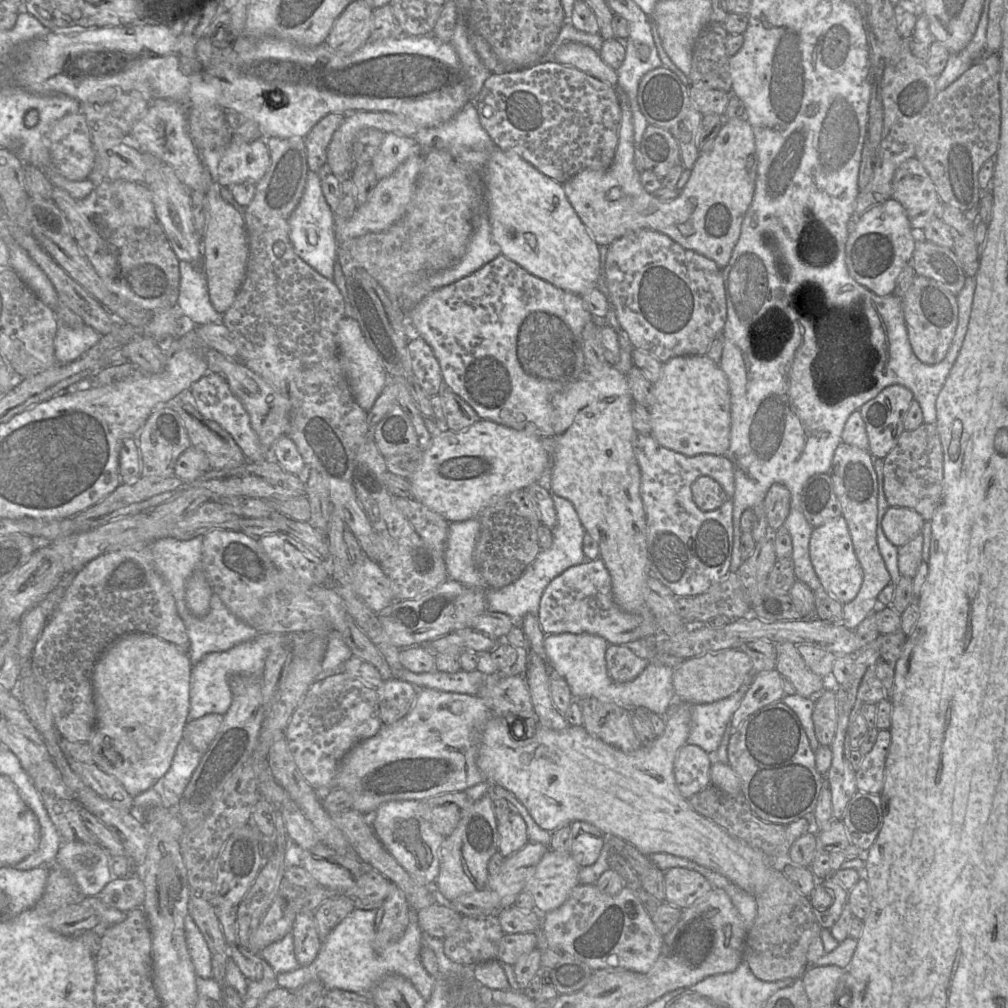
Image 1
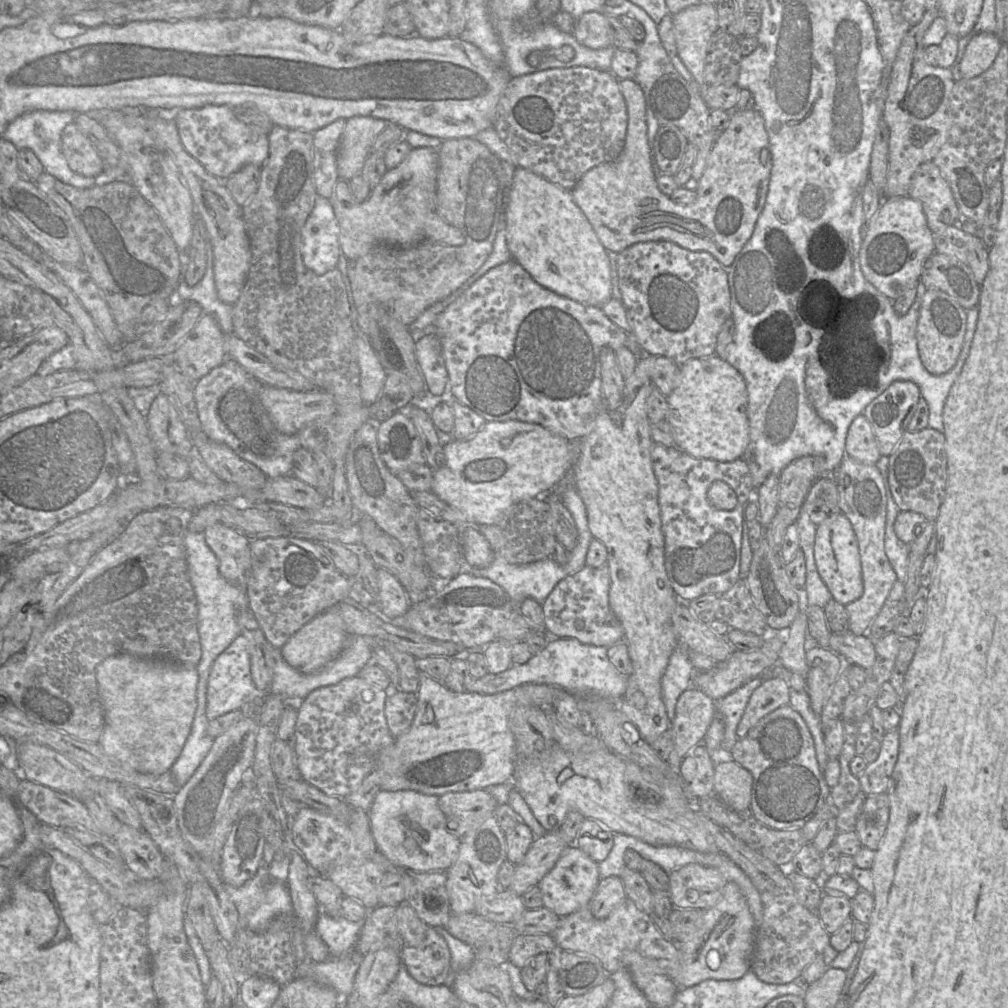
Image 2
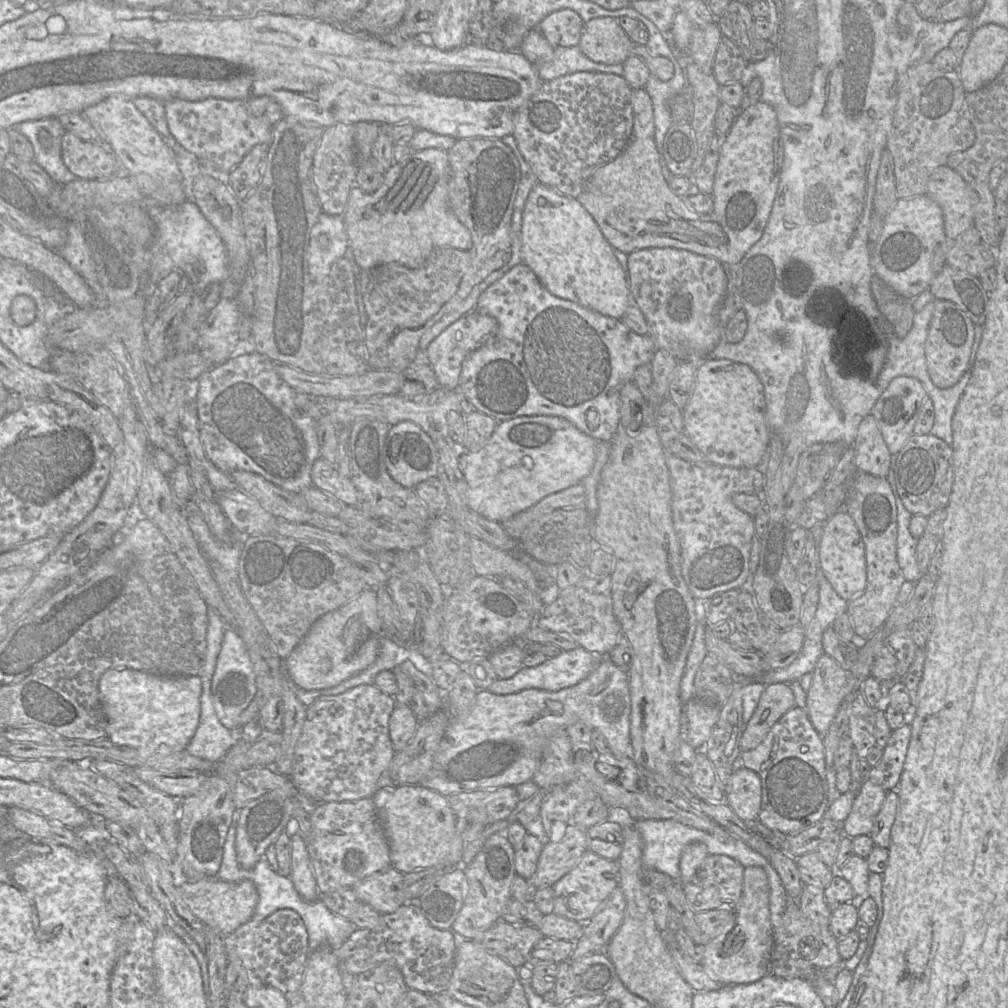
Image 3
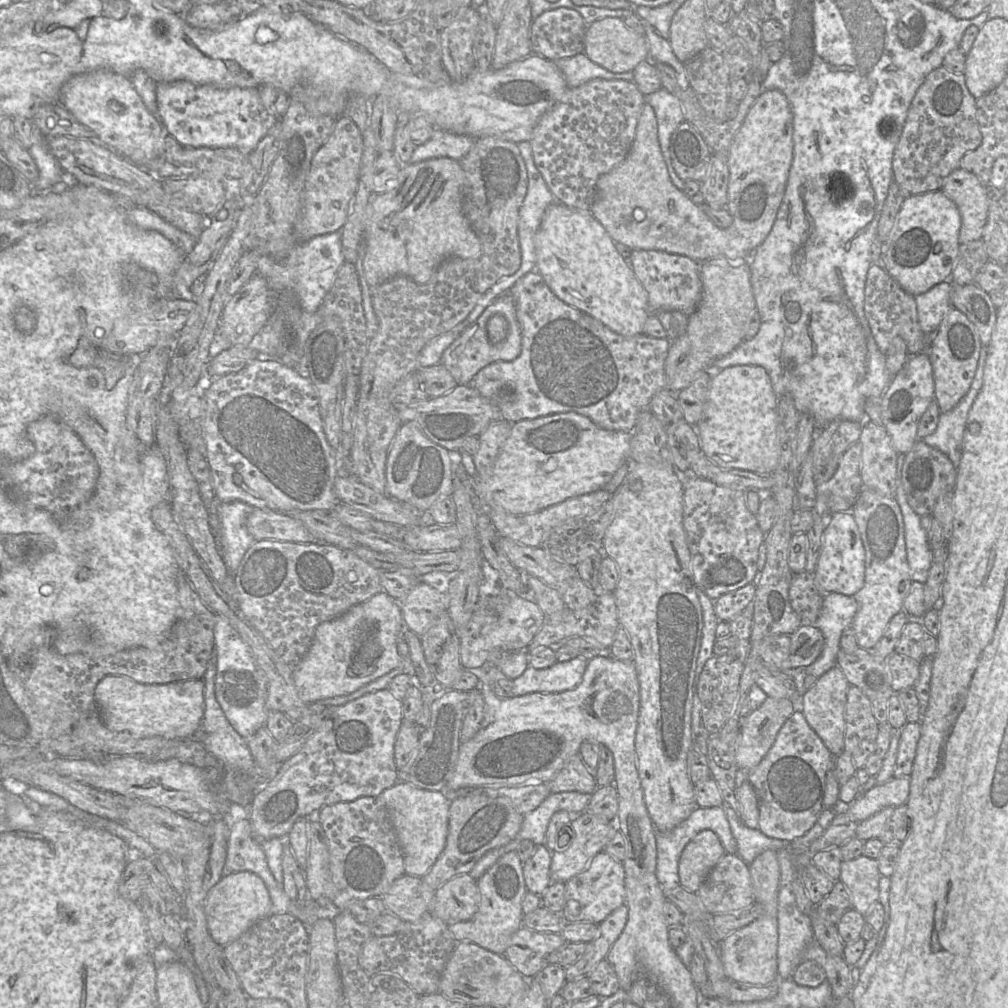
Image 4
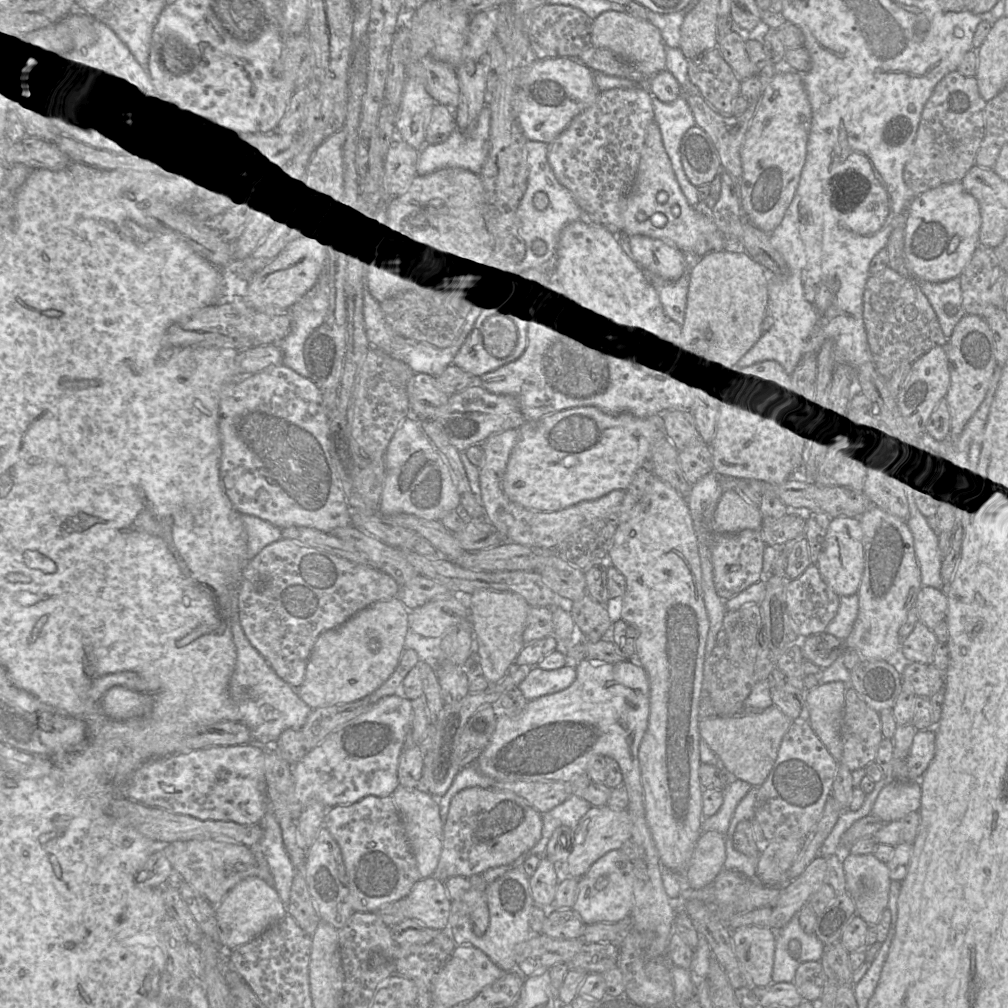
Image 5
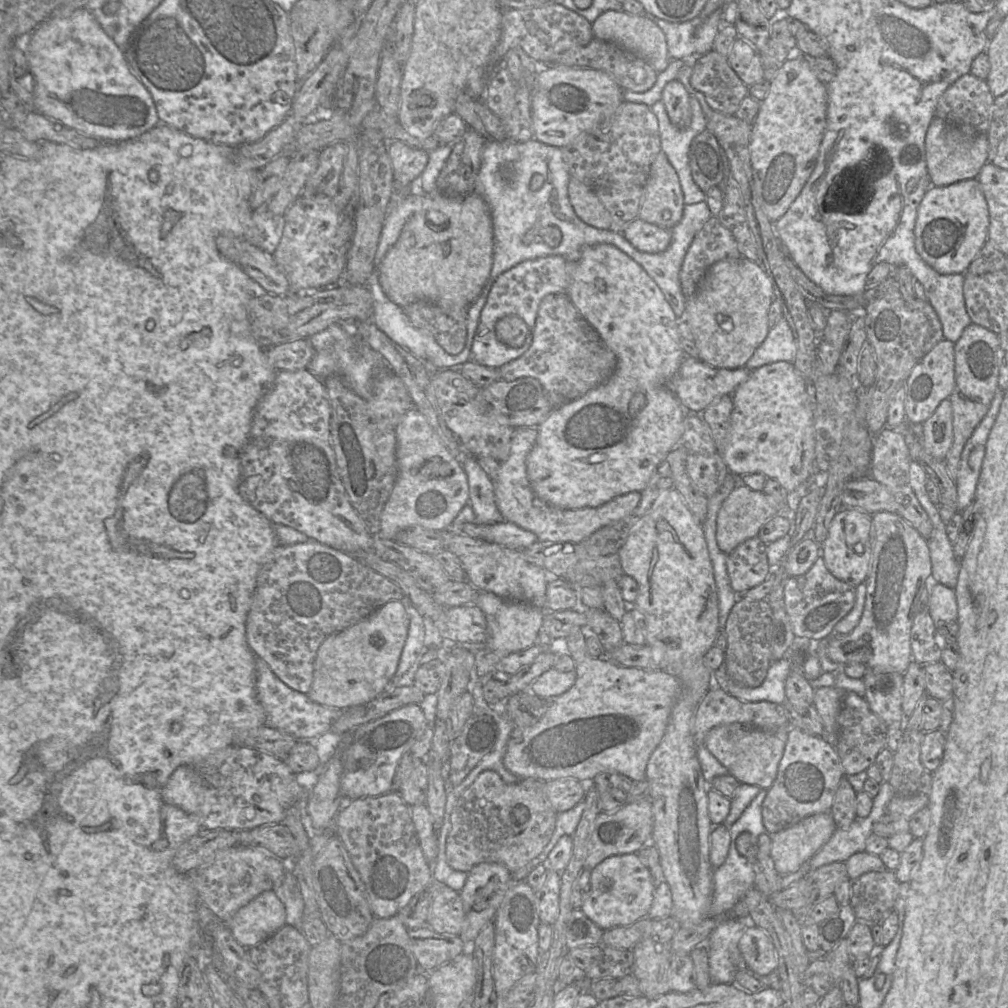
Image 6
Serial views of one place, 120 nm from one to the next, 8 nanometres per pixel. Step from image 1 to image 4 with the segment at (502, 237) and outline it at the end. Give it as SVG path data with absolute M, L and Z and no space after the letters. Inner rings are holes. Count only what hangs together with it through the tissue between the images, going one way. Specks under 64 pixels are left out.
M555 201L545 210L541 226L534 237L536 269L550 290L564 303L597 319L622 336L643 334L644 324L651 313L648 295L632 267L616 249L616 244L603 225L590 211L572 209Z

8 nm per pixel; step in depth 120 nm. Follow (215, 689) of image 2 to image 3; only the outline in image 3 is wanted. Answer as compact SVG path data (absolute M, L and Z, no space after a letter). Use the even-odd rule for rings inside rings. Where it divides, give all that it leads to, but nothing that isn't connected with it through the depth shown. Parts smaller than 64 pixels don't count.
M227 628L224 632L211 682L212 701L219 721L229 730L236 730L241 727L239 716L253 701L256 692L254 669L245 643L238 630Z

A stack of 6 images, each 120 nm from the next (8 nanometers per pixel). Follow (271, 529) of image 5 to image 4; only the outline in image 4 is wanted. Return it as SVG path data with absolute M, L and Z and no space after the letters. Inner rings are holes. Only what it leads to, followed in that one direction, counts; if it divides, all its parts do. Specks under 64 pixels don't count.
M241 501L216 502L214 507L209 507L209 512L215 511L219 518L219 549L225 566L232 574L236 572L245 552L255 542L246 527L247 515L253 508Z

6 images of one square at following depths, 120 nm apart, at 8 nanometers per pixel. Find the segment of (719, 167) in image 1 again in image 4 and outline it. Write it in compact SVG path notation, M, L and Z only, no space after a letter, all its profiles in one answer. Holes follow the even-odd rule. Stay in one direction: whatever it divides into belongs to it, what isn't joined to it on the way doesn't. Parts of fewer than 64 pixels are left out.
M776 89L764 90L749 110L730 146L727 158L730 171L727 210L733 217L733 223L729 228L721 229L708 218L700 206L693 203L671 181L658 140L655 111L645 103L627 157L614 169L598 178L595 200L590 212L615 243L622 243L631 250L660 250L684 255L697 262L713 258L749 262L750 257L771 232L785 195L794 153L793 130L794 114L786 96Z

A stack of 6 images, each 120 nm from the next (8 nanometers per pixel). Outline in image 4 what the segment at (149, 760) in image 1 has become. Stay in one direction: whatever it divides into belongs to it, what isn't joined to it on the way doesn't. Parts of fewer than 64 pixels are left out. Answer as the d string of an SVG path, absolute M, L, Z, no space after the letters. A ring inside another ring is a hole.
M107 675L95 688L95 700L104 724L113 732L143 738L189 738L197 733L204 713L202 679L166 684L142 684L124 675Z

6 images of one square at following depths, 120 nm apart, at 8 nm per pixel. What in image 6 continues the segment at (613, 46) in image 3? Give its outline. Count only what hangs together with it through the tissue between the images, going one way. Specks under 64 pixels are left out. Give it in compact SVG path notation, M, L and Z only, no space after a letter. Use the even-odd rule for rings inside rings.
M608 10L598 16L591 28L595 38L614 43L639 55L658 73L665 70L669 64L665 35L645 14L633 15L622 10Z

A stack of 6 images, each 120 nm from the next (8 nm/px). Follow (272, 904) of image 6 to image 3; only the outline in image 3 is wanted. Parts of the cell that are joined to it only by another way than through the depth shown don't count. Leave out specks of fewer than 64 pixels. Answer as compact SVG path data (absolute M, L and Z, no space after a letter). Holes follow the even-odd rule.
M203 878L197 882L176 879L177 891L190 911L205 926L215 930L223 938L248 922L258 903L258 892L255 884L248 879L240 882L226 882L218 878Z

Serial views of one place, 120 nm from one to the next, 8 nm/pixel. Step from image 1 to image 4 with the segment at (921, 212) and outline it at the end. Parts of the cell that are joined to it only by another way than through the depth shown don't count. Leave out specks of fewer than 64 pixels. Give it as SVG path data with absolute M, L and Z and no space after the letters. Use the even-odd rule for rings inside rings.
M962 168L952 171L942 183L943 191L957 206L961 216L959 243L982 238L987 221L991 189Z

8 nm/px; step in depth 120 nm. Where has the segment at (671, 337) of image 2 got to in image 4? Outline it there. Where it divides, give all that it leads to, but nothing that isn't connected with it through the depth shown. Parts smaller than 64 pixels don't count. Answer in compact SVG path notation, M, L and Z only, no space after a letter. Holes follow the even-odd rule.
M636 249L631 251L631 267L647 292L651 312L681 311L689 317L696 310L702 293L699 262L665 251Z

